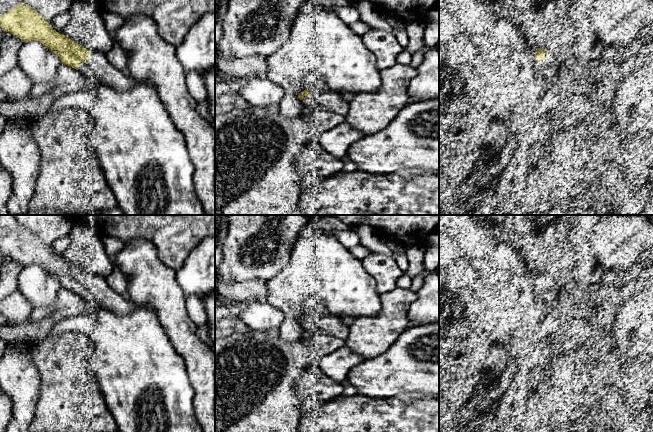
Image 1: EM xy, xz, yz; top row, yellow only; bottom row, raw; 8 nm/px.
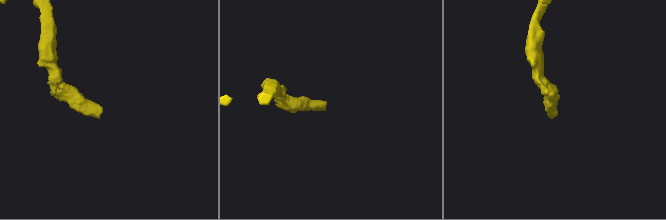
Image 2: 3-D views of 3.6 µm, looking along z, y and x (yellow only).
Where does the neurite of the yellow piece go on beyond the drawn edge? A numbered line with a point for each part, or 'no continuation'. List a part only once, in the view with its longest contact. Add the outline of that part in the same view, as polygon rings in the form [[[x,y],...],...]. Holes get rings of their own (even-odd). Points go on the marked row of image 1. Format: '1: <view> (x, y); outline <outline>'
1: xy (97, 67); outline [[[89,50],[89,59],[80,62],[78,71],[87,78],[92,78],[102,84],[107,84],[117,91],[128,91],[136,86],[137,81],[113,66],[104,53]]]

